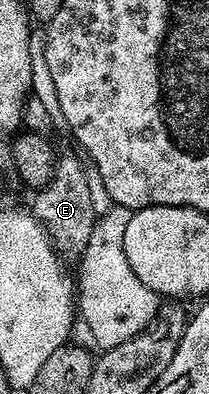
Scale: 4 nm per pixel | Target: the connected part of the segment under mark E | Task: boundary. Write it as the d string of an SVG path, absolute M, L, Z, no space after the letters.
M61 154L48 184L39 188L35 195L36 200L30 204L30 210L48 230L53 244L65 256L68 254L76 257L83 253L98 218L98 211L92 208L92 187L88 184L88 175L84 172L83 165L72 155Z

